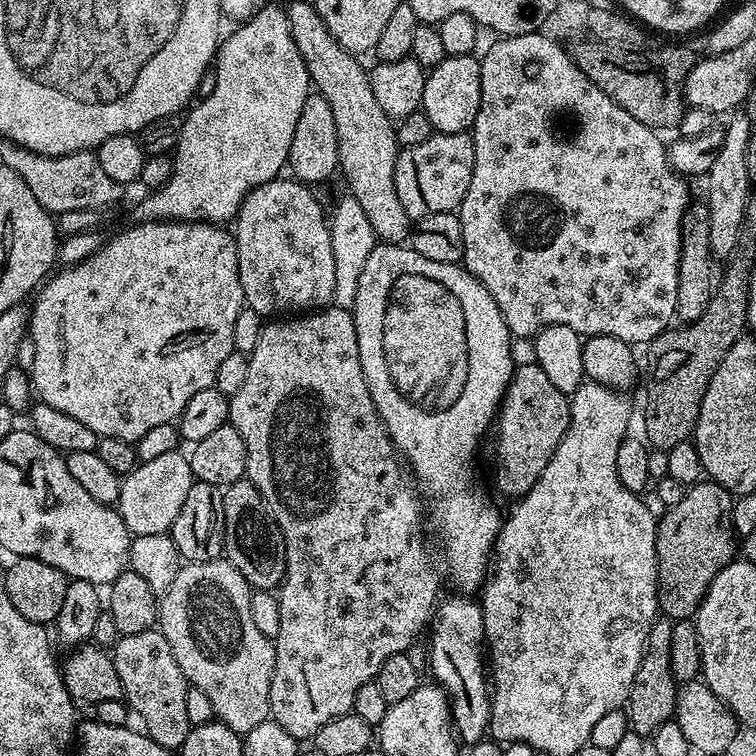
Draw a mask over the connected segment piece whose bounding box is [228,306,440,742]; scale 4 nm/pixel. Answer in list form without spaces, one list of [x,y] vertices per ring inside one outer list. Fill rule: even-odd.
[[[325,306],[307,314],[276,318],[265,323],[258,338],[258,346],[254,346],[248,356],[248,365],[250,374],[246,374],[245,384],[228,401],[228,423],[234,426],[234,430],[238,430],[238,434],[242,434],[242,442],[246,442],[247,479],[262,494],[286,546],[286,574],[278,589],[281,621],[274,639],[276,661],[270,682],[270,716],[278,722],[278,726],[282,726],[282,730],[286,730],[286,734],[290,734],[298,742],[311,741],[318,730],[326,726],[326,722],[352,712],[354,694],[358,694],[362,686],[375,681],[386,658],[411,649],[410,646],[419,638],[420,631],[423,628],[425,631],[426,625],[433,619],[434,609],[438,604],[436,595],[440,592],[440,576],[432,565],[432,556],[424,545],[424,532],[420,529],[422,496],[418,485],[402,463],[396,447],[392,445],[392,439],[388,437],[388,431],[384,429],[384,423],[374,406],[374,398],[370,398],[370,386],[366,386],[362,362],[358,358],[358,334],[354,330],[351,311]]]

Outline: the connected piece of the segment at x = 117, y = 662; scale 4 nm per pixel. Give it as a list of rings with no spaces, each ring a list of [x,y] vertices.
[[[149,630],[142,634],[120,636],[111,649],[114,670],[118,670],[118,682],[122,682],[124,700],[129,709],[141,720],[143,731],[158,746],[178,750],[186,742],[186,734],[192,729],[192,723],[186,714],[186,694],[189,682],[170,650],[170,642],[158,630]]]

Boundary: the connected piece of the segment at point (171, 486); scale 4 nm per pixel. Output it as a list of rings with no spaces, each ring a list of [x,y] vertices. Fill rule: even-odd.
[[[177,450],[137,463],[121,479],[118,511],[126,530],[132,536],[171,533],[174,518],[178,518],[178,510],[182,510],[182,502],[186,502],[186,494],[190,494],[190,486],[194,482],[188,456],[182,453]]]

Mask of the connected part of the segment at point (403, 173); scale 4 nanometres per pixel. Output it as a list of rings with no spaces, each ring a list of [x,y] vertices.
[[[468,132],[434,134],[419,146],[410,146],[397,155],[394,170],[394,186],[402,202],[402,210],[413,221],[439,212],[456,212],[466,190],[470,190],[470,178],[474,174],[474,142]]]

